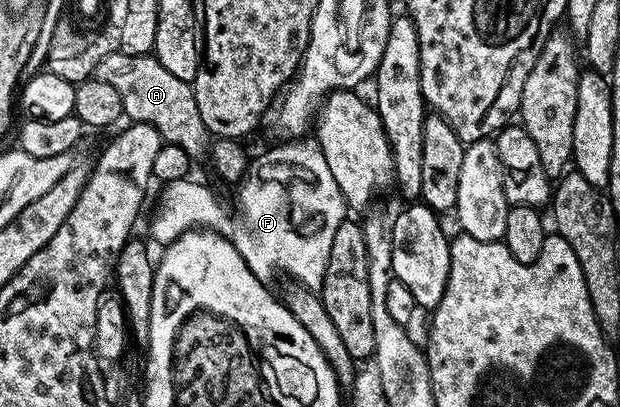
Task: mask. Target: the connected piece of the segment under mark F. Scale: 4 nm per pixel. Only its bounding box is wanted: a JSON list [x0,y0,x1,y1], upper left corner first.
[149,138,348,289]

